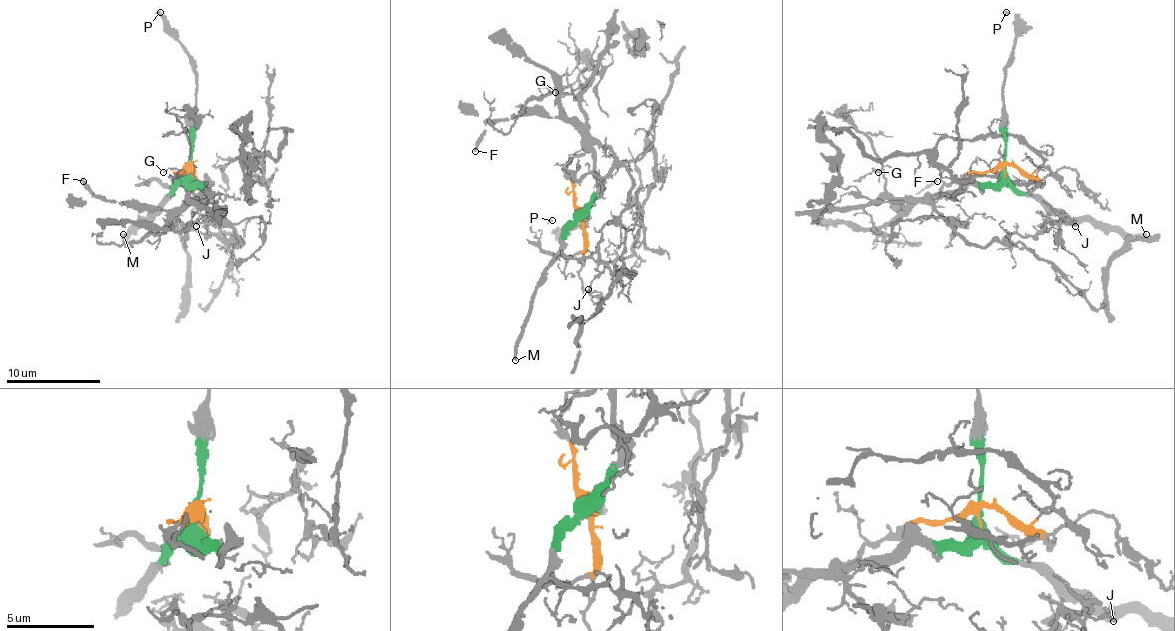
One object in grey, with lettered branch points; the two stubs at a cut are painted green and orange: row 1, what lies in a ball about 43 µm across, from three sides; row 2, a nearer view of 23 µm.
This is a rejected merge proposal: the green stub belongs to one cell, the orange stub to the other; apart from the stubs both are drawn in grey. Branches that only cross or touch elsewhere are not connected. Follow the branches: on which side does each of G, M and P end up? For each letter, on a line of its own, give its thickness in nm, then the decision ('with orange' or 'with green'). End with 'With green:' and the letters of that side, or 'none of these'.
G: 90 nm | with orange
M: 380 nm | with green
P: 140 nm | with green
With green: M, P

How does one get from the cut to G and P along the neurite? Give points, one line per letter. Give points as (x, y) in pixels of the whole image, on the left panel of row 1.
G: (189, 166), (175, 180), (196, 194), (193, 199), (184, 190), (182, 178), (175, 169), (163, 171)
P: (189, 166), (196, 67), (184, 44), (160, 13), (156, 13), (160, 11)

